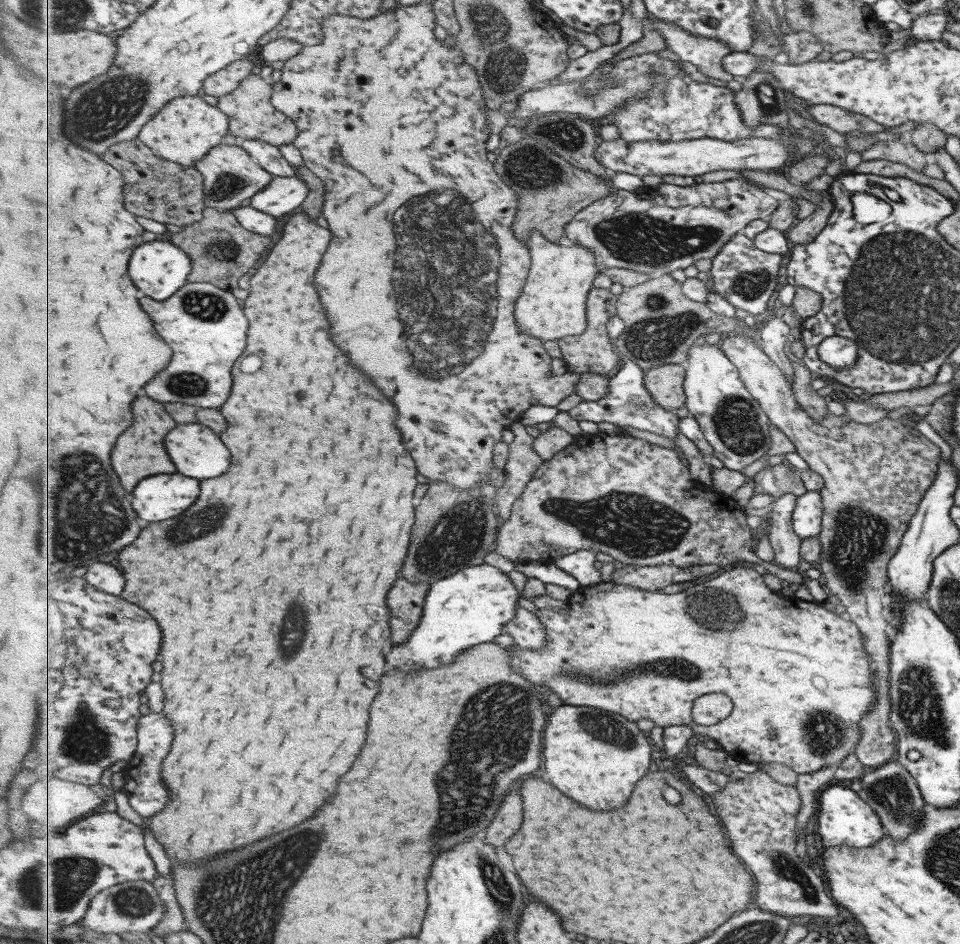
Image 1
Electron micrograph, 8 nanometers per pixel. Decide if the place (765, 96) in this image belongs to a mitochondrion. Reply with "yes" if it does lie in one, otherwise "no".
yes

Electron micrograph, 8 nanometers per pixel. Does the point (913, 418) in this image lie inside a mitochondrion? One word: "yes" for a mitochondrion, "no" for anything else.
no

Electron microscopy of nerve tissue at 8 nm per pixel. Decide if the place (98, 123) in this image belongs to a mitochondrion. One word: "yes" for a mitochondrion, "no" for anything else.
yes

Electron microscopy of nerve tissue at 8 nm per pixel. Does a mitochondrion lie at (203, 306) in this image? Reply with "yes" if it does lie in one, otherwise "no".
yes

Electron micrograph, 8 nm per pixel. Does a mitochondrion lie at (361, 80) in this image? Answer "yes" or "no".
no

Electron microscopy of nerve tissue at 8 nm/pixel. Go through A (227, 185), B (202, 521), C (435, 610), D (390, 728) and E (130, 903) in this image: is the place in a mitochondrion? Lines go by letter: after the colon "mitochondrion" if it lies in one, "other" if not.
A: mitochondrion
B: mitochondrion
C: other
D: other
E: mitochondrion

